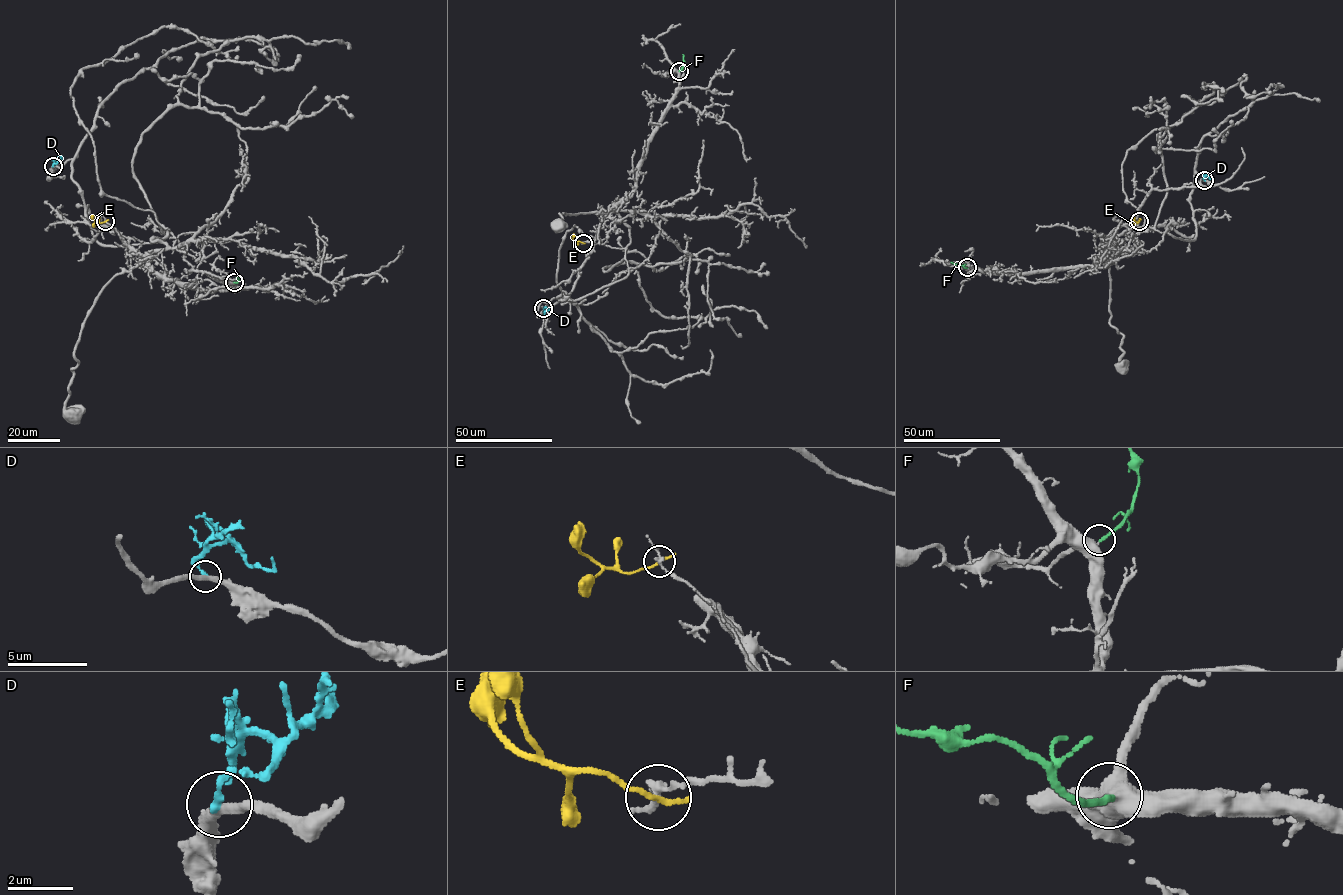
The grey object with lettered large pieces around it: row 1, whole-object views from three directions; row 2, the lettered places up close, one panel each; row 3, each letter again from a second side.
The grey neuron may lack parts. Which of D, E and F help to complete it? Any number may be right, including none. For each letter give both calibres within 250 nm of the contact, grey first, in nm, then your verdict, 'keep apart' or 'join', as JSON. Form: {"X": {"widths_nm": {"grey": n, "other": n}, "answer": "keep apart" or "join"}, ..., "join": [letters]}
{"D": {"widths_nm": {"grey": 280, "other": 240}, "answer": "keep apart"}, "E": {"widths_nm": {"grey": 140, "other": 190}, "answer": "keep apart"}, "F": {"widths_nm": {"grey": 650, "other": 180}, "answer": "keep apart"}, "join": []}

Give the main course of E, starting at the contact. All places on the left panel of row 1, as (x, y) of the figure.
E: (105, 221), (96, 222), (92, 215)

